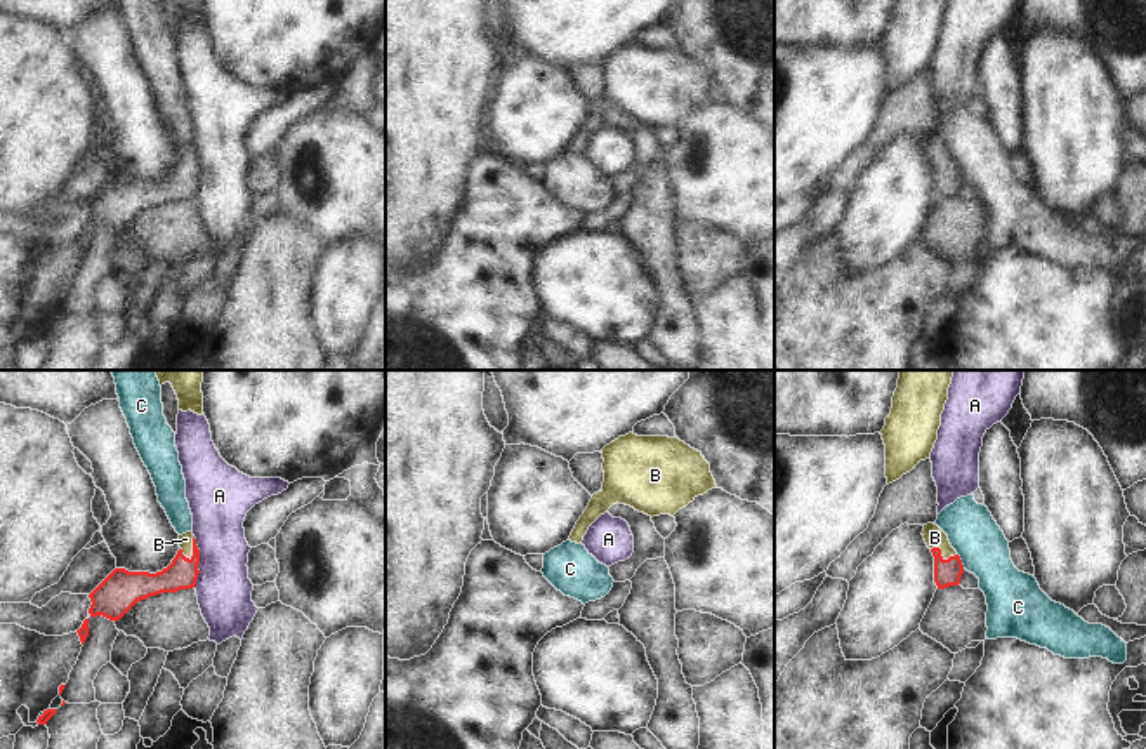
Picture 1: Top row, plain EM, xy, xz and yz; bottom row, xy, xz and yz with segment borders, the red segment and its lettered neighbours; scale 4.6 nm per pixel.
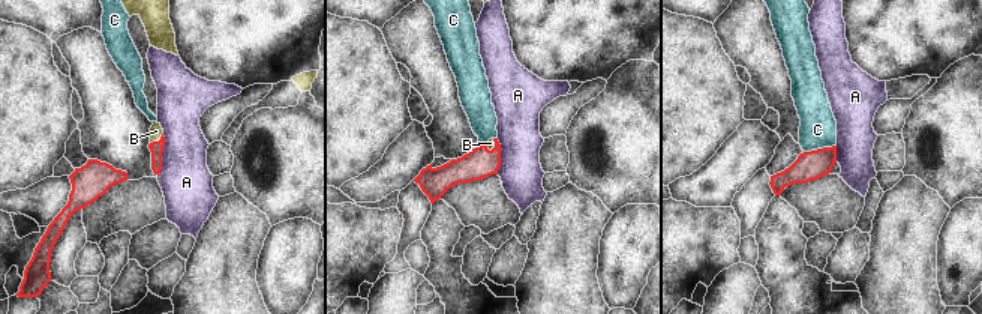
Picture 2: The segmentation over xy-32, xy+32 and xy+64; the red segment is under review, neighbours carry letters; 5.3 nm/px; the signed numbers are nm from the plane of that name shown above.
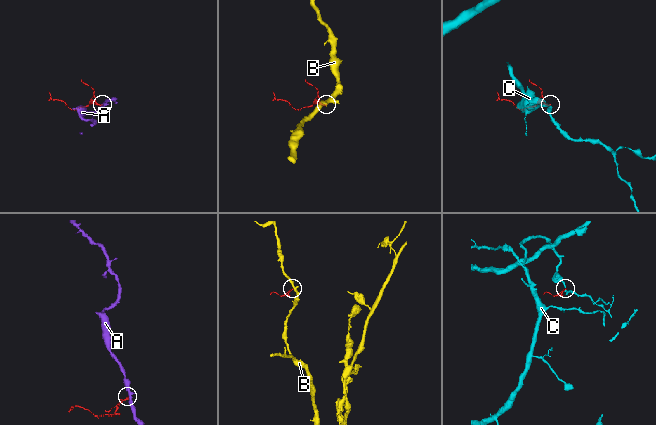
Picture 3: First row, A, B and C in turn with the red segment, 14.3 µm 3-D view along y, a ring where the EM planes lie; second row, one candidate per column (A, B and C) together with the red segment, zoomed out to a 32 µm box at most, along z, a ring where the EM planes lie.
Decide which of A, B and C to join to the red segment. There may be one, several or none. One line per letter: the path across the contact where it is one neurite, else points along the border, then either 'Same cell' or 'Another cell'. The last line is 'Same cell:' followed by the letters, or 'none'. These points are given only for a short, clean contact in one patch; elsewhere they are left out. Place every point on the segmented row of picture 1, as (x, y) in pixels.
A: Boundary: xy (193, 537), (198, 548), (198, 577), (195, 586). Another cell
B: Path across: xy (181, 574), (193, 548), (186, 539). Same cell
C: Boundary: yz (957, 553), (964, 567). Another cell
Same cell: B.

